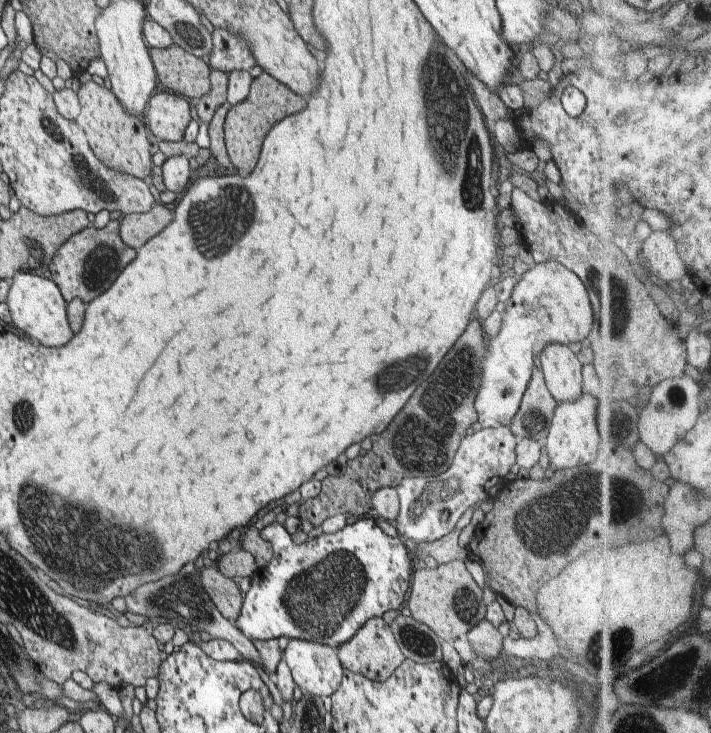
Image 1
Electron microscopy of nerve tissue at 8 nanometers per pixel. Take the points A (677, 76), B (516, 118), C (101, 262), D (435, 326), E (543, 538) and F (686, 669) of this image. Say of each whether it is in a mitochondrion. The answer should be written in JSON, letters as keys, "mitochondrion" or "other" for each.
{"A":"other","B":"other","C":"mitochondrion","D":"other","E":"mitochondrion","F":"mitochondrion"}

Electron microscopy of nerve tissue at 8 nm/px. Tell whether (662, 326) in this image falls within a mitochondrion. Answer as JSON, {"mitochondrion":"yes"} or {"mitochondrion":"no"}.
{"mitochondrion":"no"}

